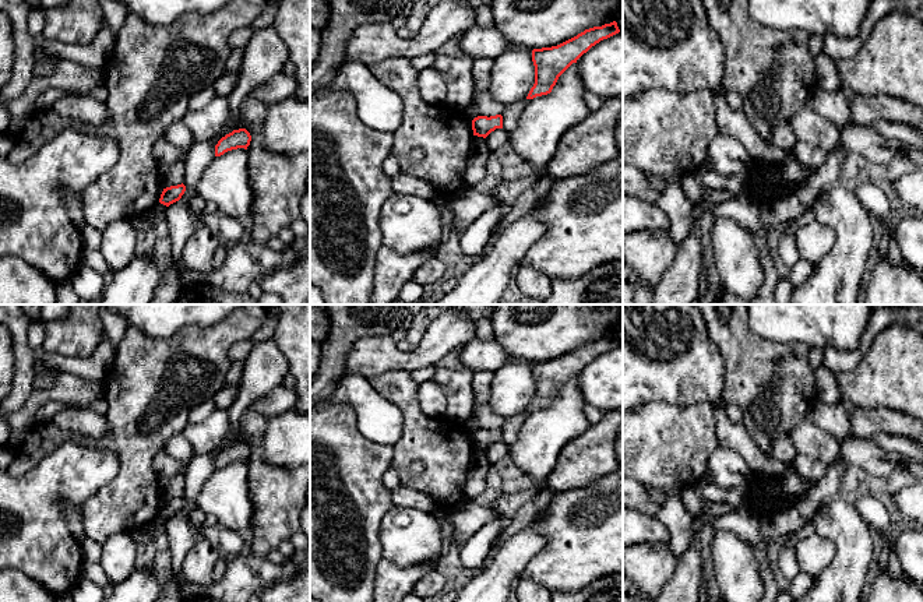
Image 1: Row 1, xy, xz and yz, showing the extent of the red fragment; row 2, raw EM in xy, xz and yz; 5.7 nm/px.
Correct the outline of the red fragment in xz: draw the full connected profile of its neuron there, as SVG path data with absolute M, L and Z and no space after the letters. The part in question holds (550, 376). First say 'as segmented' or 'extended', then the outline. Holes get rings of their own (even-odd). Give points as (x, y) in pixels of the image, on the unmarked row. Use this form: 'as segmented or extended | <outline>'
as segmented | M613 334L602 339L585 342L584 345L557 359L533 362L532 374L535 379L535 397L531 401L526 412L550 406L559 390L573 376L577 376L577 373L592 359L619 345L620 342L617 335Z

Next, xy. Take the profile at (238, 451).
as segmented | M246 441L233 443L222 450L215 458L215 469L221 469L228 464L244 461L250 458L251 448Z

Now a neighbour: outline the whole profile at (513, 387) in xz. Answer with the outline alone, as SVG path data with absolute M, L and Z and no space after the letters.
M510 359L493 373L489 404L503 418L526 413L535 397L532 363Z

